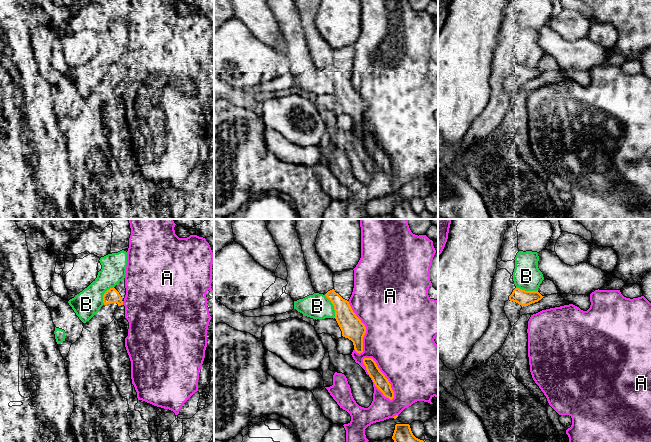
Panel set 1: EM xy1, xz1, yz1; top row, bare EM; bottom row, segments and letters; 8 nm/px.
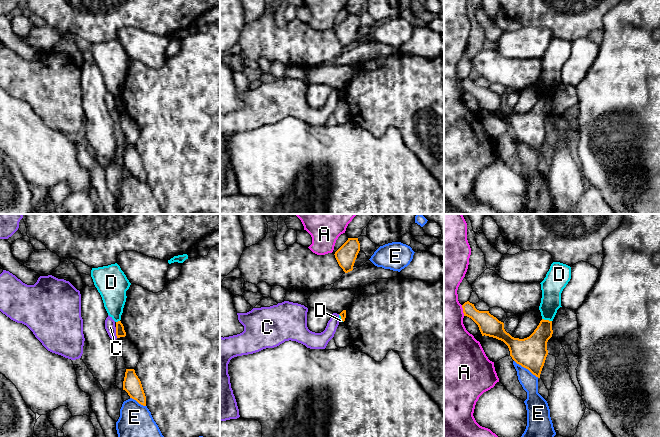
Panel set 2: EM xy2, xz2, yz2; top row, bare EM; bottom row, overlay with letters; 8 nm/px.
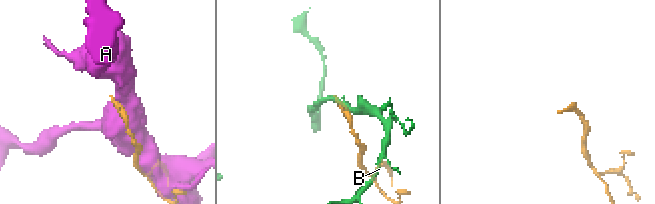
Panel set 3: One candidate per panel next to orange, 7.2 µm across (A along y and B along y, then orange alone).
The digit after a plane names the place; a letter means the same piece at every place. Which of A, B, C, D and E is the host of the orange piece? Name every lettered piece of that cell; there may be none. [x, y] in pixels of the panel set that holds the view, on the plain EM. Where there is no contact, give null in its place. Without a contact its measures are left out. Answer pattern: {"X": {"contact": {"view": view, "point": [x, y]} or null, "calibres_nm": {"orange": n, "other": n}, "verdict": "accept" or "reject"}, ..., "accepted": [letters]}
{"A": {"contact": {"view": "xz1", "point": [372, 155]}, "calibres_nm": {"orange": 110, "other": 320}, "verdict": "reject"}, "B": {"contact": {"view": "xz1", "point": [333, 81]}, "calibres_nm": {"orange": 180, "other": 200}, "verdict": "reject"}, "C": {"contact": {"view": "xy2", "point": [116, 108]}, "calibres_nm": {"orange": 80, "other": 80}, "verdict": "reject"}, "D": {"contact": {"view": "yz2", "point": [547, 96]}, "calibres_nm": {"orange": 200, "other": 160}, "verdict": "reject"}, "E": {"contact": {"view": "yz2", "point": [526, 144]}, "calibres_nm": {"orange": 260, "other": 140}, "verdict": "reject"}, "accepted": []}

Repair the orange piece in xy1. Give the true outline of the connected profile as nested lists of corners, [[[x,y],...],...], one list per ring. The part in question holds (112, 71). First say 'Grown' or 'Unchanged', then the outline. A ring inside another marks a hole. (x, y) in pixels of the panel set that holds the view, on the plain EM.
Grown. [[[113,63],[104,69],[103,79],[99,88],[84,99],[80,114],[71,121],[65,136],[74,170],[74,187],[70,193],[71,207],[78,219],[133,219],[129,212],[128,177],[120,171],[111,154],[101,119],[104,104],[115,95],[115,86],[123,81],[123,77]]]

